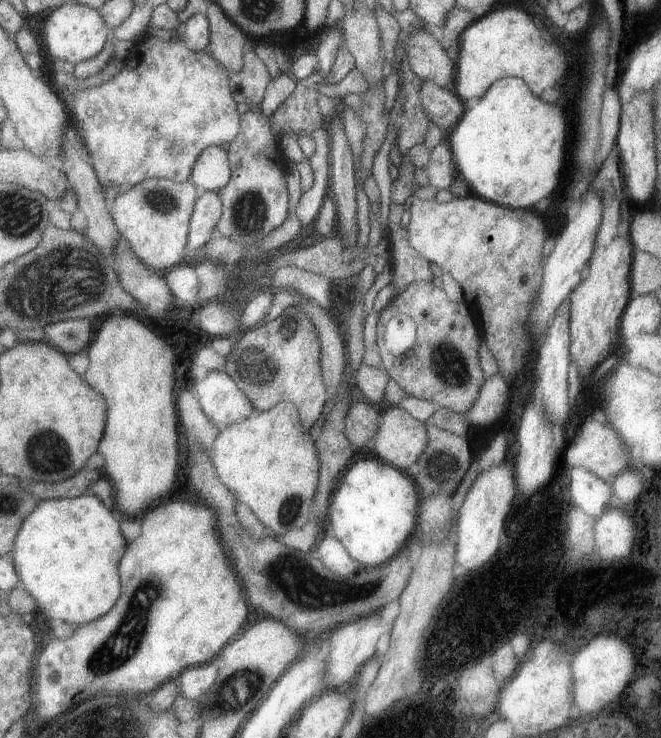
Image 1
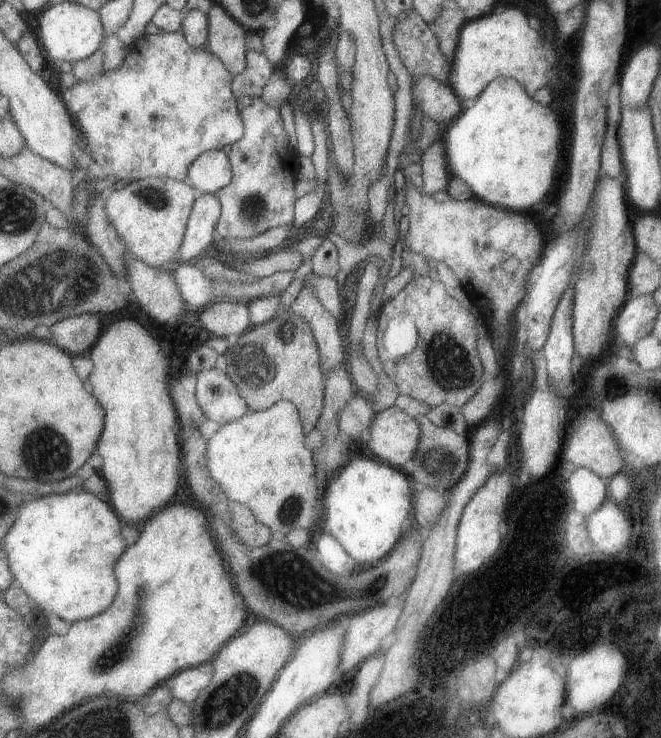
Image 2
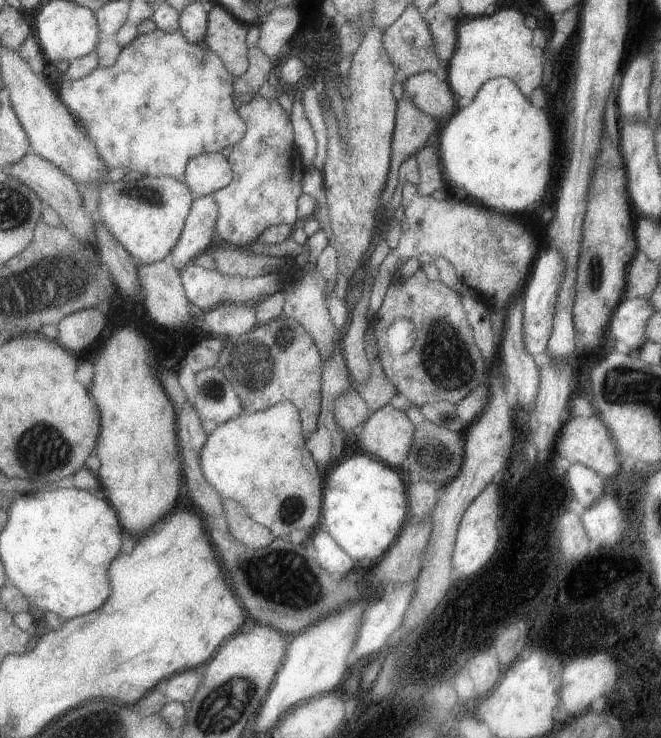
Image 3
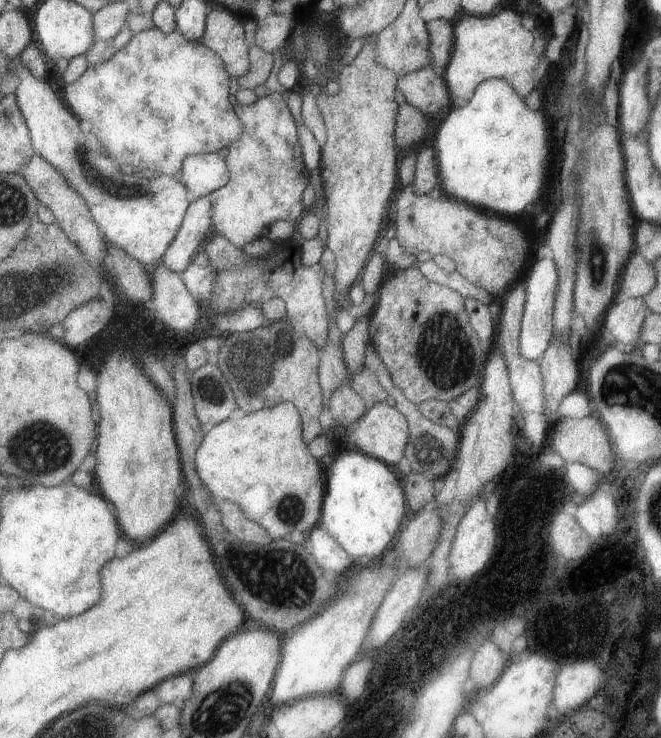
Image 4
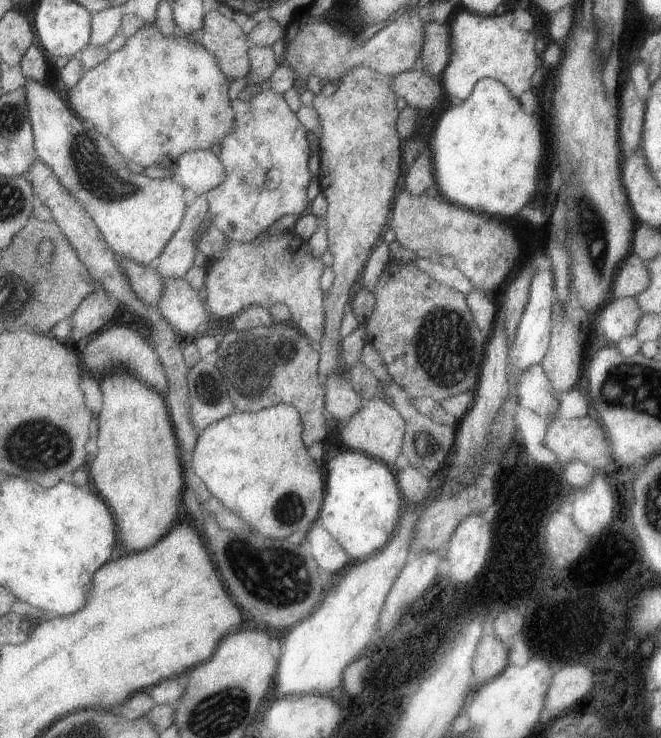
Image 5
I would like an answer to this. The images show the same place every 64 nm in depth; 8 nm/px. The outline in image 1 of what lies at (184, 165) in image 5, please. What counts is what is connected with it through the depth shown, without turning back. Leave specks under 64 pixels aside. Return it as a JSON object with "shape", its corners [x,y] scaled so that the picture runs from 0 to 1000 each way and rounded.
{"shape":[[[340,198],[310,201],[289,230],[286,247],[301,255],[301,260],[331,260],[349,244],[349,225]]]}

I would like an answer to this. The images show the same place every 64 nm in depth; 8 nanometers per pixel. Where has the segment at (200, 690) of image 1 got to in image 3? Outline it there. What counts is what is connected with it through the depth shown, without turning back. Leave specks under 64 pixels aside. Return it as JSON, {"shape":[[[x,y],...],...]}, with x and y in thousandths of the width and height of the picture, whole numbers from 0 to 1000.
{"shape":[[[298,902],[295,908],[289,905],[283,911],[265,913],[256,921],[244,924],[241,935],[253,946],[253,951],[274,951],[277,957],[283,957],[292,949],[304,919],[307,919],[307,902]]]}

